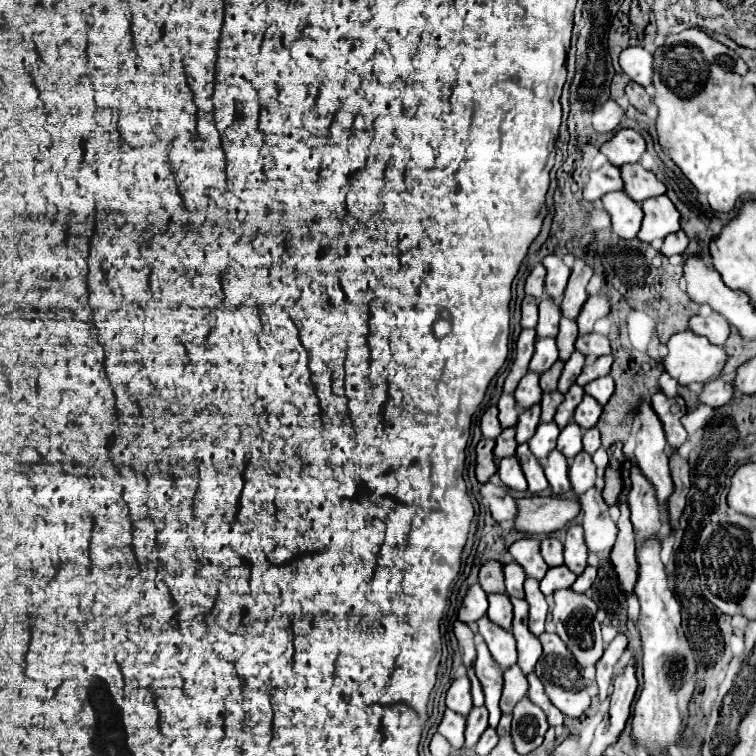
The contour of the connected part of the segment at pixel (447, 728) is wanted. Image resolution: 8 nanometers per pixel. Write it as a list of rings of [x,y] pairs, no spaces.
[[[446,709],[442,723],[438,725],[438,733],[444,735],[452,747],[460,749],[464,745],[464,727],[466,727],[466,717]]]

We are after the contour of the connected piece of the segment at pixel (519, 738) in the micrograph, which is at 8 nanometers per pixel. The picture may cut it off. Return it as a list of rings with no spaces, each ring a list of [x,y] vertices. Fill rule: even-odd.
[[[528,697],[516,703],[512,713],[512,739],[520,755],[528,755],[542,745],[544,733],[548,731],[546,715]]]

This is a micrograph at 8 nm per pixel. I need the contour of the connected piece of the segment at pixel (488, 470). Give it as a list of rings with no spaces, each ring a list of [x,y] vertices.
[[[482,439],[476,447],[476,479],[480,483],[486,483],[490,475],[496,473],[496,465],[494,465],[494,441],[492,439]]]

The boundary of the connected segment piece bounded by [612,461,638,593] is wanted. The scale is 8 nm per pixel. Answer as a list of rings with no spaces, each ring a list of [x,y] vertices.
[[[626,461],[624,465],[624,493],[620,495],[620,519],[618,519],[618,539],[616,545],[612,549],[612,565],[618,573],[620,579],[620,587],[630,593],[634,591],[636,585],[636,571],[638,571],[638,563],[636,563],[636,543],[634,543],[634,531],[632,531],[632,523],[630,523],[630,511],[626,505],[626,491],[630,485],[628,479],[630,473],[630,461]]]

